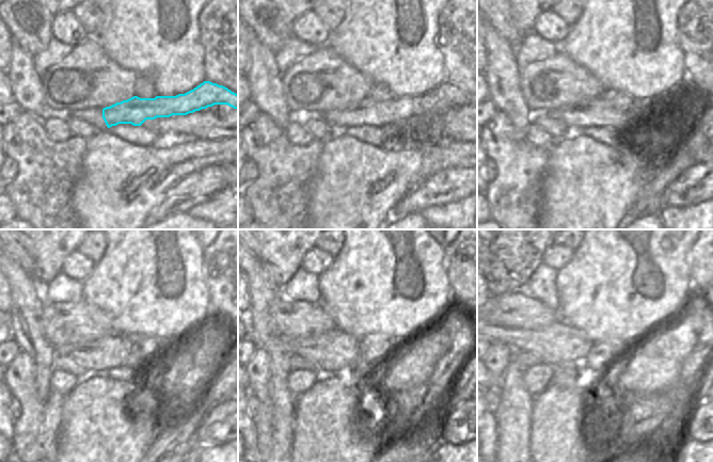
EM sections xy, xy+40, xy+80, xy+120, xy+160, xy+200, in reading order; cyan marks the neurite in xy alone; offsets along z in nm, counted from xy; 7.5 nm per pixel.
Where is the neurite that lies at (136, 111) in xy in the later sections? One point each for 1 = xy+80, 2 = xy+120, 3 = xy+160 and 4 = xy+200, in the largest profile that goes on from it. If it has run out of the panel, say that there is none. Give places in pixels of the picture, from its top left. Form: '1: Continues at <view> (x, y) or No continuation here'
1: Continues at xy+80 (618, 112)
2: Continues at xy+120 (110, 351)
3: Continues at xy+160 (334, 350)
4: Continues at xy+200 (559, 344)

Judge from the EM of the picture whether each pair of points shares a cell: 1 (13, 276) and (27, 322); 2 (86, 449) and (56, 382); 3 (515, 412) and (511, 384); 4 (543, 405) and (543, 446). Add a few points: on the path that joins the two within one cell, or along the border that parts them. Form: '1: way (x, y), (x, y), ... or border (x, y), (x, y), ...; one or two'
1: way (24, 288), (26, 311); one
2: border (79, 378), (76, 385), (65, 396); two
3: way (515, 405), (512, 391); one
4: way (543, 415), (543, 436); one

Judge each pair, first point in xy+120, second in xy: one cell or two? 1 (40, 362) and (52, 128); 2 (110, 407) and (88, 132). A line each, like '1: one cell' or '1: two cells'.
1: two cells
2: two cells

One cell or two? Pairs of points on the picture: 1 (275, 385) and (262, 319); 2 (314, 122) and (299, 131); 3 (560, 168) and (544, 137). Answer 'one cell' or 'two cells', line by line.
1: one cell
2: two cells
3: two cells

